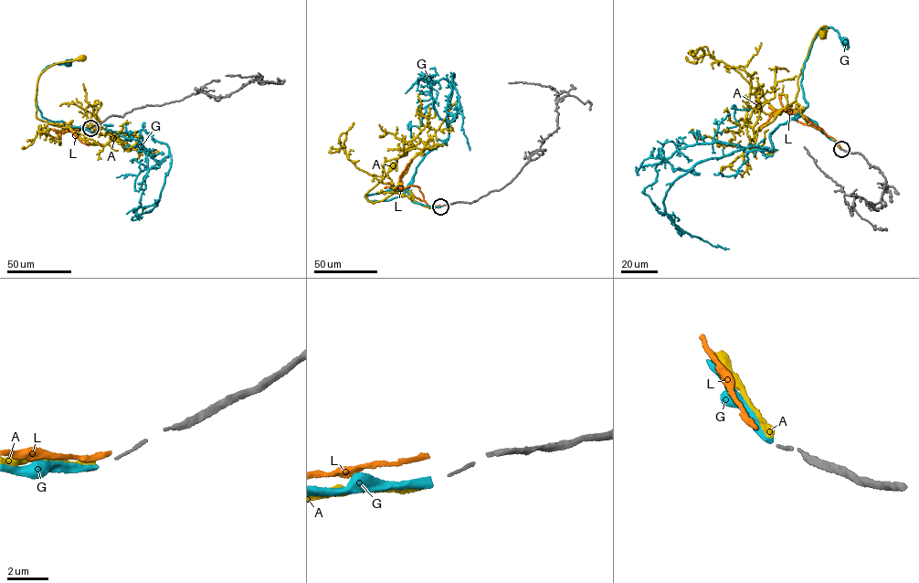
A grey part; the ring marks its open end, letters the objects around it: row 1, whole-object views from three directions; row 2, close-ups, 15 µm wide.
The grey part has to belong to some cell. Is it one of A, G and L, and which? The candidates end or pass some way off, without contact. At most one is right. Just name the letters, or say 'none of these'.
A

